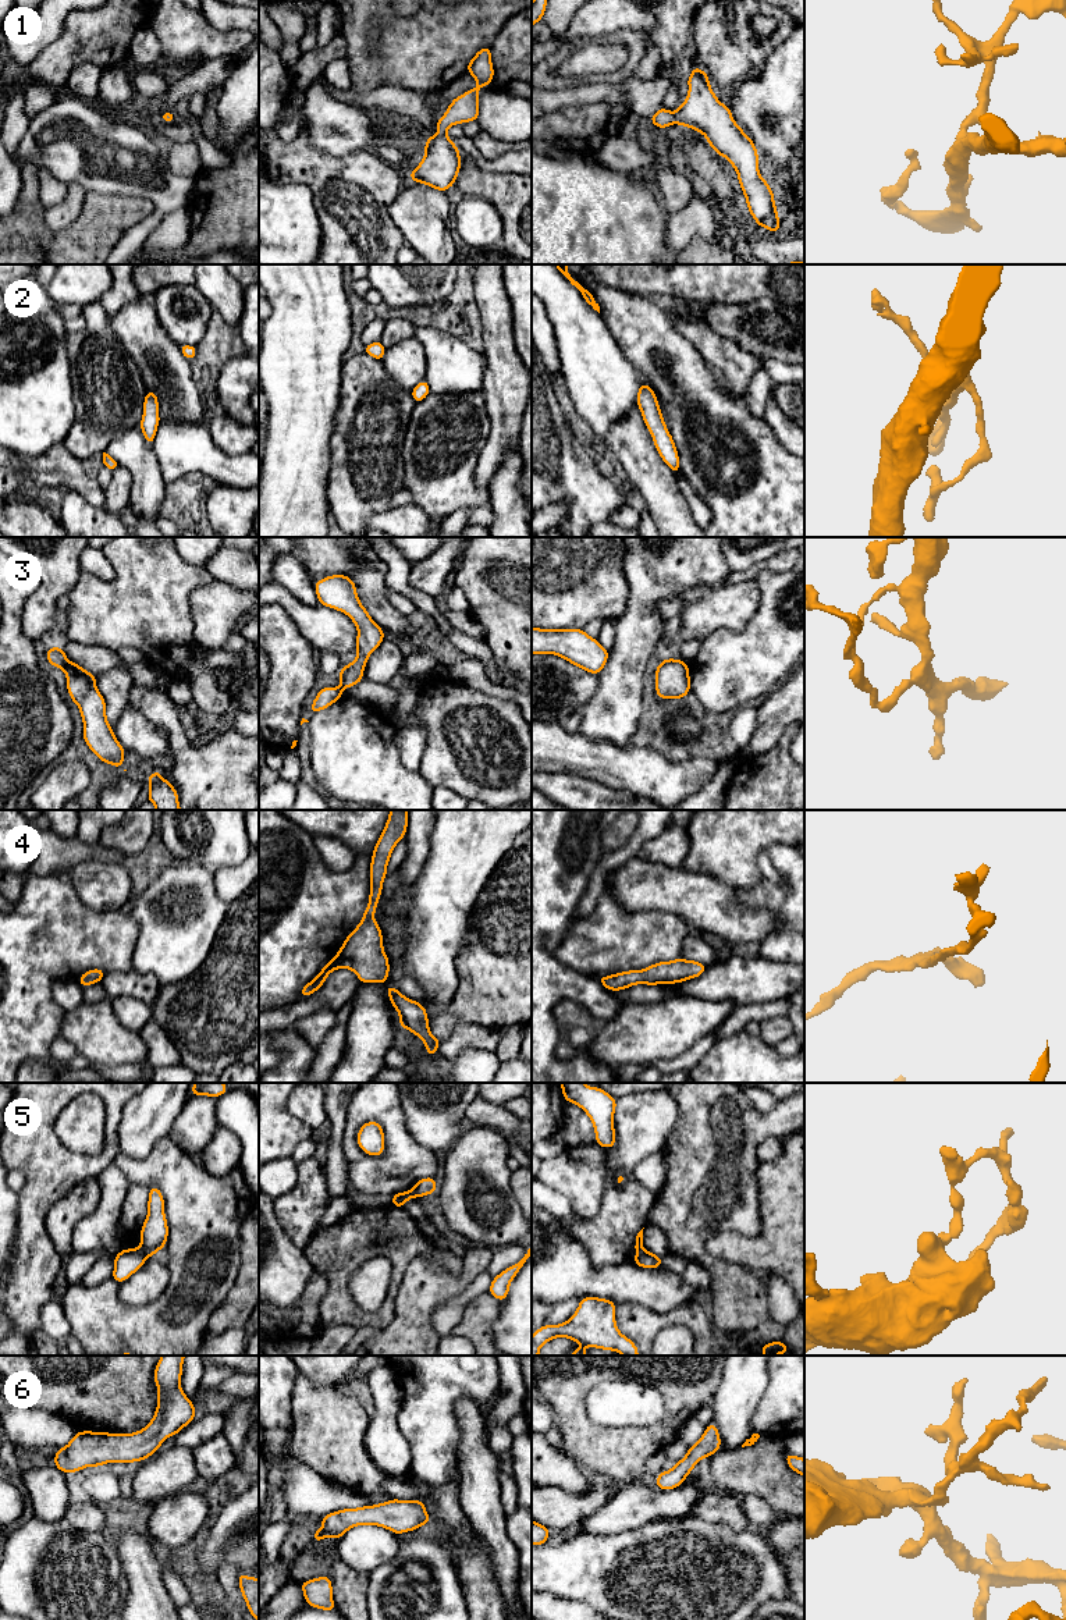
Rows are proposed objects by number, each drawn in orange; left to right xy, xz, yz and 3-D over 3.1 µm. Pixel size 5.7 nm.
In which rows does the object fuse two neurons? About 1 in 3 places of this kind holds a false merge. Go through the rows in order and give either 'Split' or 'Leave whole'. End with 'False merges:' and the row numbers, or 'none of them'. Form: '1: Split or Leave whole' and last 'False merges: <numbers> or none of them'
1: Leave whole
2: Leave whole
3: Split
4: Leave whole
5: Split
6: Leave whole
False merges: 3, 5

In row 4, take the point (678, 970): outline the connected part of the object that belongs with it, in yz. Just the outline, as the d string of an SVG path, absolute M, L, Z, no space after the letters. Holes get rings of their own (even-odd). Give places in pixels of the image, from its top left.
M679 958L671 962L658 962L643 970L629 970L598 977L597 981L610 991L621 991L636 984L657 985L682 983L701 976L706 969L707 966L703 963Z

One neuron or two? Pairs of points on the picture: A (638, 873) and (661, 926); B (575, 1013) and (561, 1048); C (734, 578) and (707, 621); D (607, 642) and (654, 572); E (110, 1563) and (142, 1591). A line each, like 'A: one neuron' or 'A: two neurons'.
A: two neurons
B: one neuron
C: two neurons
D: two neurons
E: two neurons

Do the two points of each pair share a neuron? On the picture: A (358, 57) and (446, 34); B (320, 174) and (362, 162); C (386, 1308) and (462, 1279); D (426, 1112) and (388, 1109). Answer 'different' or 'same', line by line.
A: same
B: same
C: different
D: different

